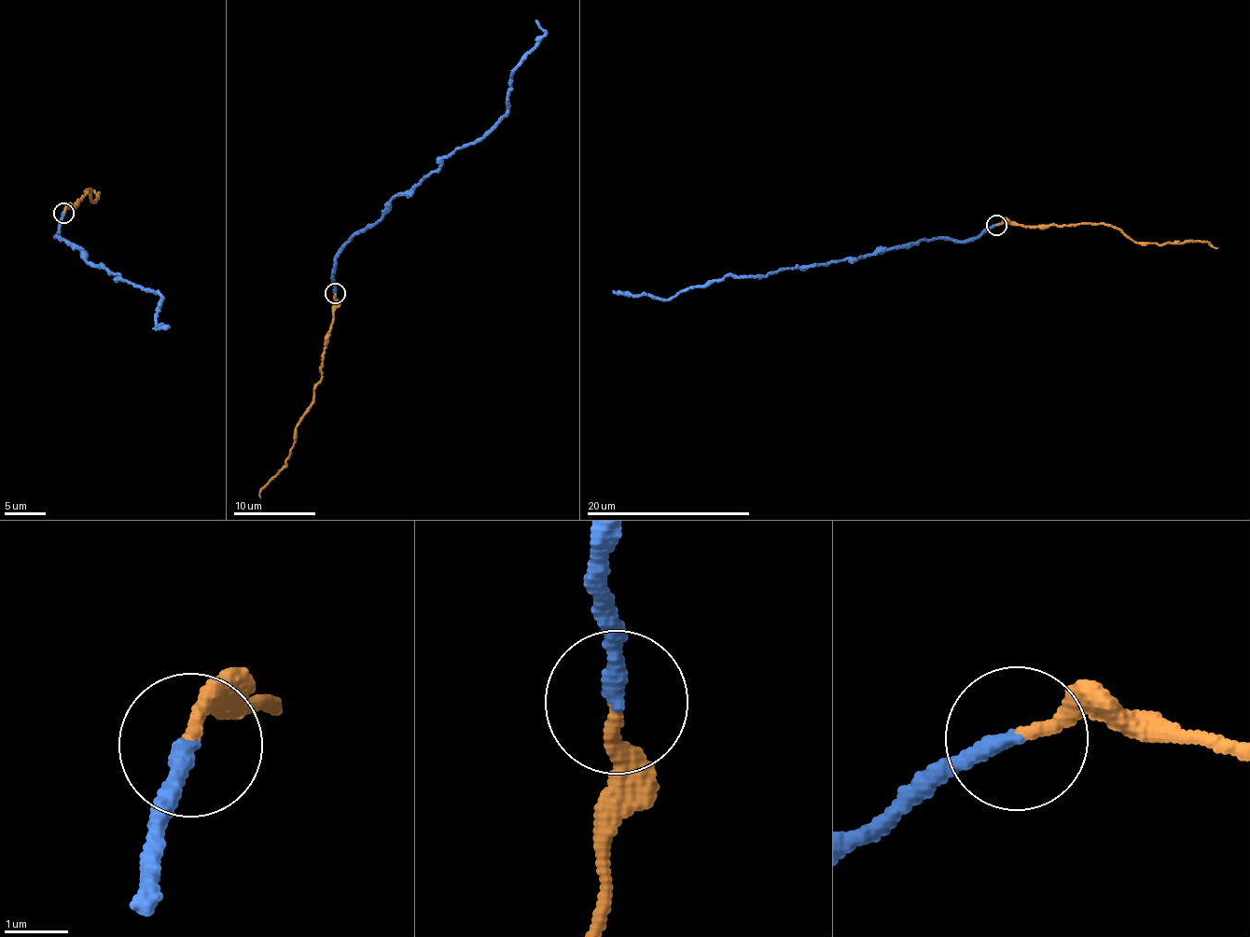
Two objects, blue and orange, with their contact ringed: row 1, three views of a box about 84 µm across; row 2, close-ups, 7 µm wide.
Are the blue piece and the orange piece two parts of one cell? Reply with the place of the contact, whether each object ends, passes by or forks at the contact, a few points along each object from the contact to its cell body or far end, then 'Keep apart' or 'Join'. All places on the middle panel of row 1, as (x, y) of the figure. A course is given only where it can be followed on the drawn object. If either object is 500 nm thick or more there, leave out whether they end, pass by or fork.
Place: (335, 293). At the ring blue ends. At the ring orange ends. Course of blue: (336, 294), (337, 253), (506, 113), (517, 62), (544, 34), (535, 20). Course of orange: (336, 294), (313, 404), (297, 426), (290, 454), (259, 491), (260, 497). Keep apart

